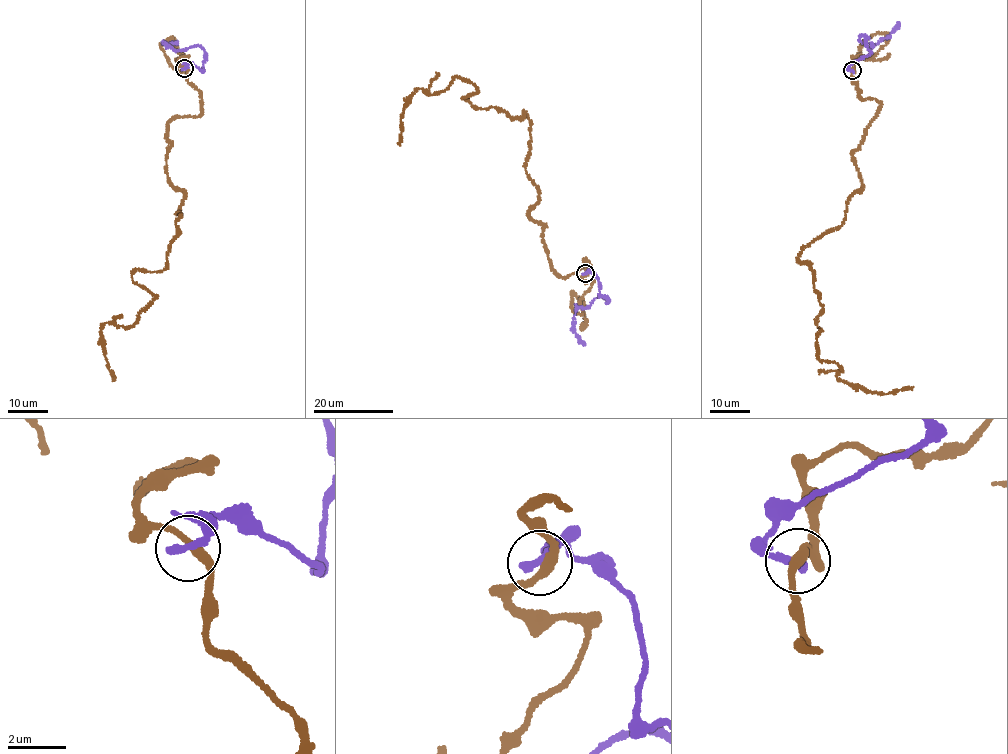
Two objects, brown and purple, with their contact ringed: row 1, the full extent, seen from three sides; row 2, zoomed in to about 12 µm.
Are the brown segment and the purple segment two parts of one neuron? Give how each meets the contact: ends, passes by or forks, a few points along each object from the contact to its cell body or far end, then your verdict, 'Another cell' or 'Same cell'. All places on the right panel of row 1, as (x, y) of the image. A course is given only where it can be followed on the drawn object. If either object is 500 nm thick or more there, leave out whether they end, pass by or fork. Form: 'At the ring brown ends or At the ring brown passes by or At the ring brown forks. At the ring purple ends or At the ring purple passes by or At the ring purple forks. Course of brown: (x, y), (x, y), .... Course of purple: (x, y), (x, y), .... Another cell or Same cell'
At the ring brown passes by. At the ring purple ends. Course of brown: (852, 70), (880, 105), (852, 154), (862, 189), (798, 260), (823, 308), (818, 358), (880, 394), (913, 387). Course of purple: (852, 70), (848, 66), (870, 52), (861, 35), (861, 42), (871, 47), (899, 24). Another cell

